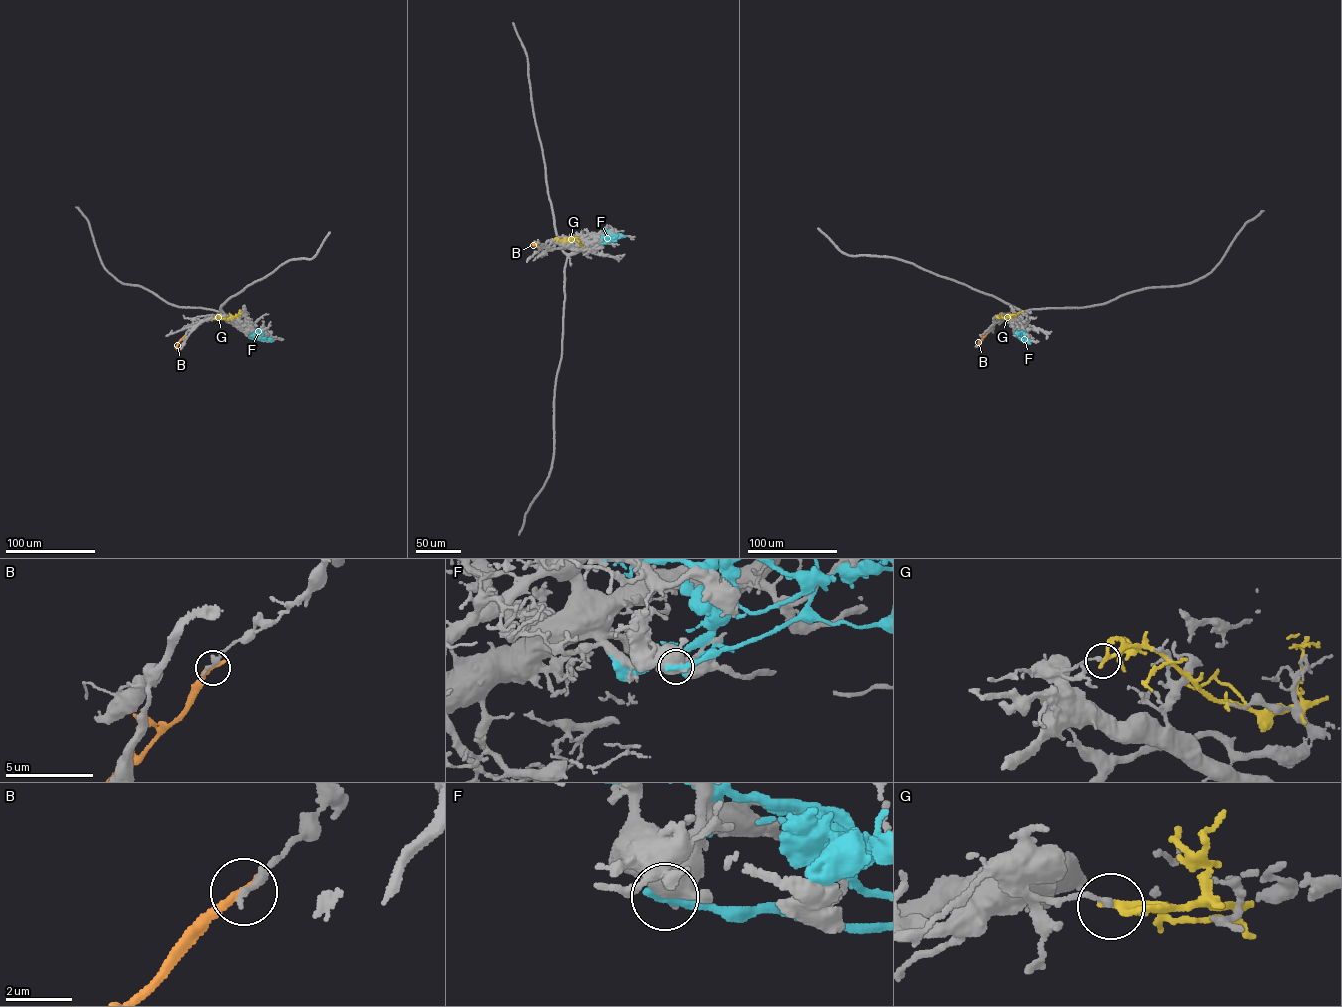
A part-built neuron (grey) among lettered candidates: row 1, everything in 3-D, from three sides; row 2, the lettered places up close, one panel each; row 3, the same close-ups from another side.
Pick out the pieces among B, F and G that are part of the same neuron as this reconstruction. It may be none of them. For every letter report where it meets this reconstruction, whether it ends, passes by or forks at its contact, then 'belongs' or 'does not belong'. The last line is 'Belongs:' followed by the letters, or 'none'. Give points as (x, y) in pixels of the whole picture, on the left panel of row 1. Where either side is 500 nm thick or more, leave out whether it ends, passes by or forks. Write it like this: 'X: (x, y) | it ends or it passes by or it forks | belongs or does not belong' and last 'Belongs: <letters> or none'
B: (183, 337) | it ends | does not belong
F: (250, 338) | does not belong
G: (213, 319) | it passes by | does not belong
Belongs: none

